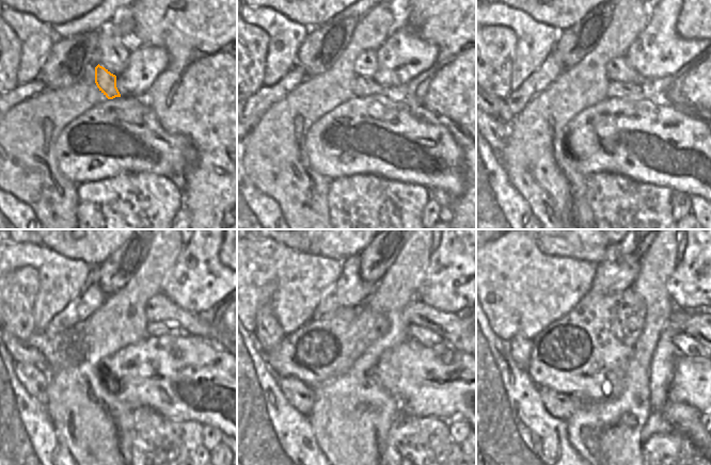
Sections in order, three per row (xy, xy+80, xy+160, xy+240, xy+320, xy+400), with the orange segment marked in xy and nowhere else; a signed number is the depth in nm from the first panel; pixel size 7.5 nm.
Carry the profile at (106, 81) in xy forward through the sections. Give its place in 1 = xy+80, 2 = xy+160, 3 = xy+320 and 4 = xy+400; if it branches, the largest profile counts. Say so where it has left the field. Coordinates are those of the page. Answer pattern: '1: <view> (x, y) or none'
1: xy+80 (362, 86)
2: xy+160 (615, 89)
3: xy+320 (428, 338)
4: xy+400 (686, 346)

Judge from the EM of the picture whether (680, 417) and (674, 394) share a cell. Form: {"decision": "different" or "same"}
{"decision": "different"}

